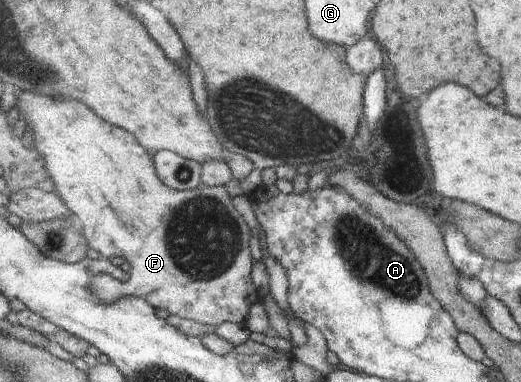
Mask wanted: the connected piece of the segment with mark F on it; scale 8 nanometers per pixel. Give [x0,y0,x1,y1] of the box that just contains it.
[16,92,261,326]

